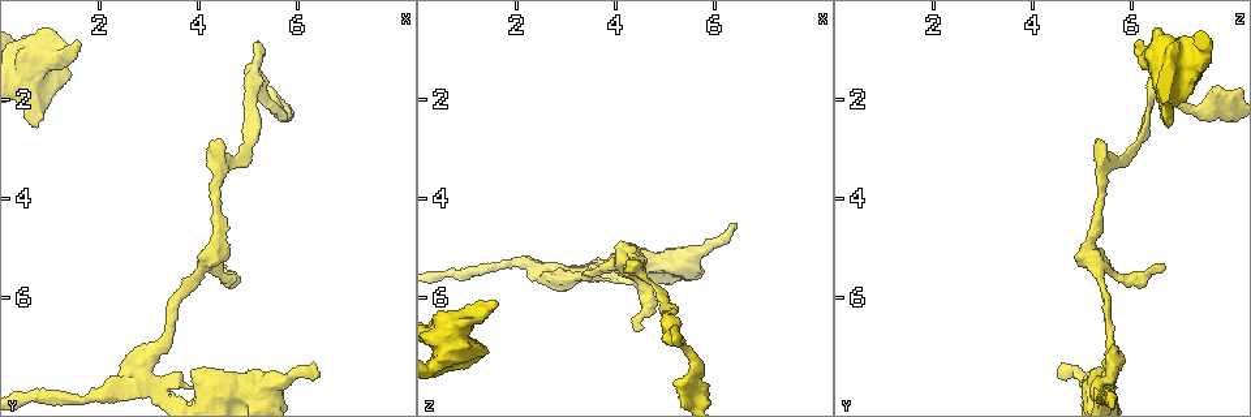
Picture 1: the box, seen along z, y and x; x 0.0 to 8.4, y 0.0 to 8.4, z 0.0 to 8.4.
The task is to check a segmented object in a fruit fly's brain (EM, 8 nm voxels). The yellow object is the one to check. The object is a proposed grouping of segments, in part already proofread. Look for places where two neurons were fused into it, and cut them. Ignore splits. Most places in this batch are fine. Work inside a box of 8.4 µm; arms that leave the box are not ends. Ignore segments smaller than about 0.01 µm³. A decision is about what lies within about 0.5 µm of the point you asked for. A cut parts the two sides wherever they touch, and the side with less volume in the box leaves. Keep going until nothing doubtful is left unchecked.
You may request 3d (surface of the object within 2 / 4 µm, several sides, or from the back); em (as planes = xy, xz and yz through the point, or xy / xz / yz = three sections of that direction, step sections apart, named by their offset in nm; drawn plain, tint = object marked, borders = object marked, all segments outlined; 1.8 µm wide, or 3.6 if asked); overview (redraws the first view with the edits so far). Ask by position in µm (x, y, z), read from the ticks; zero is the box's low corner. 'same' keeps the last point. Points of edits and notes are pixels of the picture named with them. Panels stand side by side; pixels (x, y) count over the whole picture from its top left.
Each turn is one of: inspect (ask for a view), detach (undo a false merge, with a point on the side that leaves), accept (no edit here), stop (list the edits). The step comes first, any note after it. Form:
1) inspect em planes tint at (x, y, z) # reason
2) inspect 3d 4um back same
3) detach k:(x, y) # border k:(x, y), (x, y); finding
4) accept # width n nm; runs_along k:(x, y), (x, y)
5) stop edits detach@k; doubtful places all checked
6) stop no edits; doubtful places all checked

inspect em planes tint at (4.65, 5.65, 6.00)

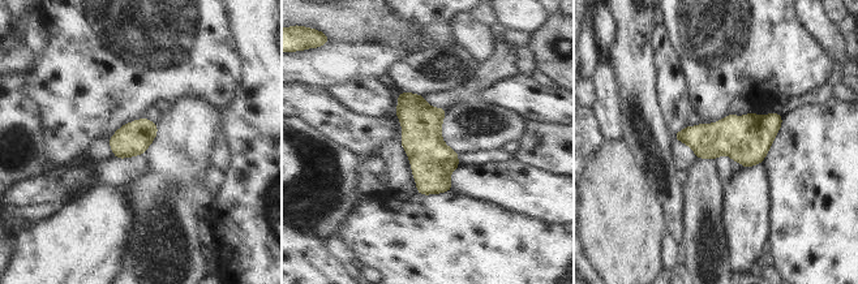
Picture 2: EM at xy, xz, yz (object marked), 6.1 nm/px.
accept # width 200 nm; continuous, no second neuron

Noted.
inspect em yz step 16 tint at (4.10, 5.40, 5.35) # arms part here

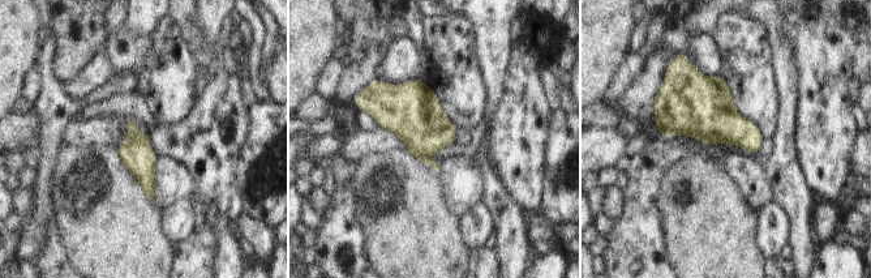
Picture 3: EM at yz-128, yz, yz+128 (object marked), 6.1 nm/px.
inspect em planes tint same

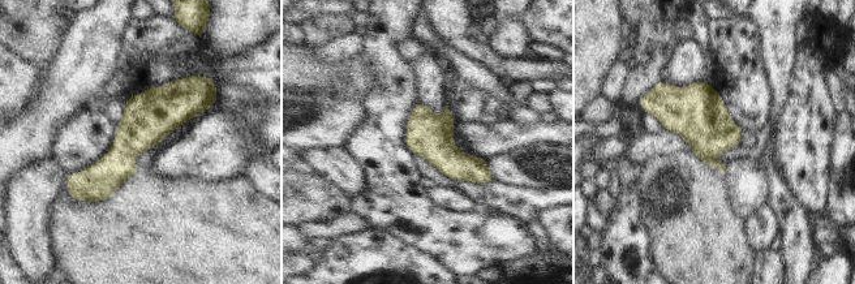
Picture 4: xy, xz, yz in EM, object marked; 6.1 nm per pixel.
accept # width 280 nm; runs_along 4:(202, 100), (72, 185); one neuron here

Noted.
inspect em planes tint at (3.00, 7.60, 5.50) # abrupt turn

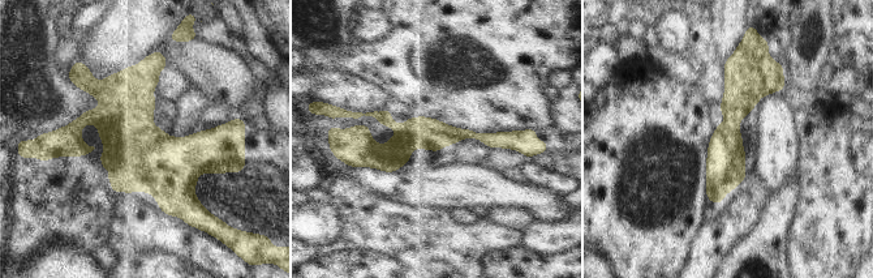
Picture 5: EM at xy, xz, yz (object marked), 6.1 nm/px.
detach 5:(125, 97) # border 5:(150, 120), (120, 123), (104, 145); a second neuron is stuck on

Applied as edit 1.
stop edits detach@5; doubtful places all checked

